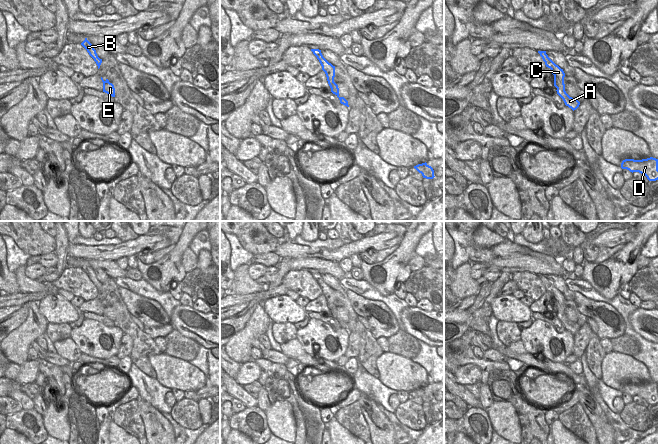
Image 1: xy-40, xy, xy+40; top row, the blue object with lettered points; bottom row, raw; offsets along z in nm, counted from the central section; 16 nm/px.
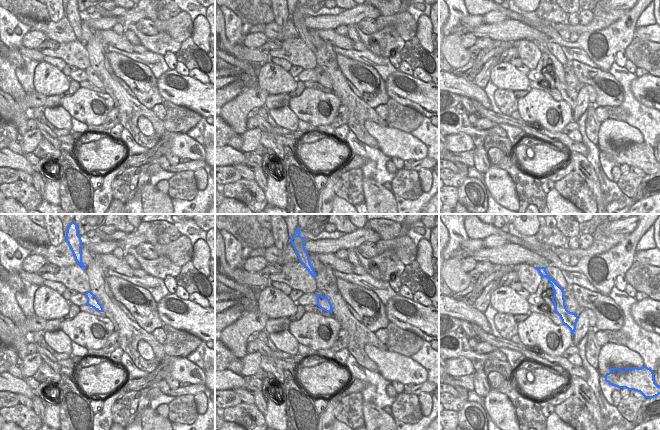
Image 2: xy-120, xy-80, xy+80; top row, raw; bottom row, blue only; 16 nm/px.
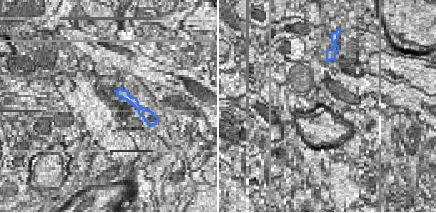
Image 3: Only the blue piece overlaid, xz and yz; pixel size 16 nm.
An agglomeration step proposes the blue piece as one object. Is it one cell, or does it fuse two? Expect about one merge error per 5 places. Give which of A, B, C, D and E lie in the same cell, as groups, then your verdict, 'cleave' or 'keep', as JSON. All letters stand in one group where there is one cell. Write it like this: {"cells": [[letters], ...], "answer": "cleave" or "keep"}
{"cells": [["A", "B", "C", "D"], ["E"]], "answer": "cleave"}

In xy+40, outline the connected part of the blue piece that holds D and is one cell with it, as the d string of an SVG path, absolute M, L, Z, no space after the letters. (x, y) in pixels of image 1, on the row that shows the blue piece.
M650 157L642 160L625 159L621 163L622 169L630 172L639 172L647 177L649 181L658 180L658 159Z

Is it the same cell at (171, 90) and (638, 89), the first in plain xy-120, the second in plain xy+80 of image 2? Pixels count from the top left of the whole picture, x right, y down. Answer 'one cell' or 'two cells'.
one cell

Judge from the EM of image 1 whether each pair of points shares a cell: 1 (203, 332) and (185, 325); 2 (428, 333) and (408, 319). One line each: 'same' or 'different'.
1: same
2: same

